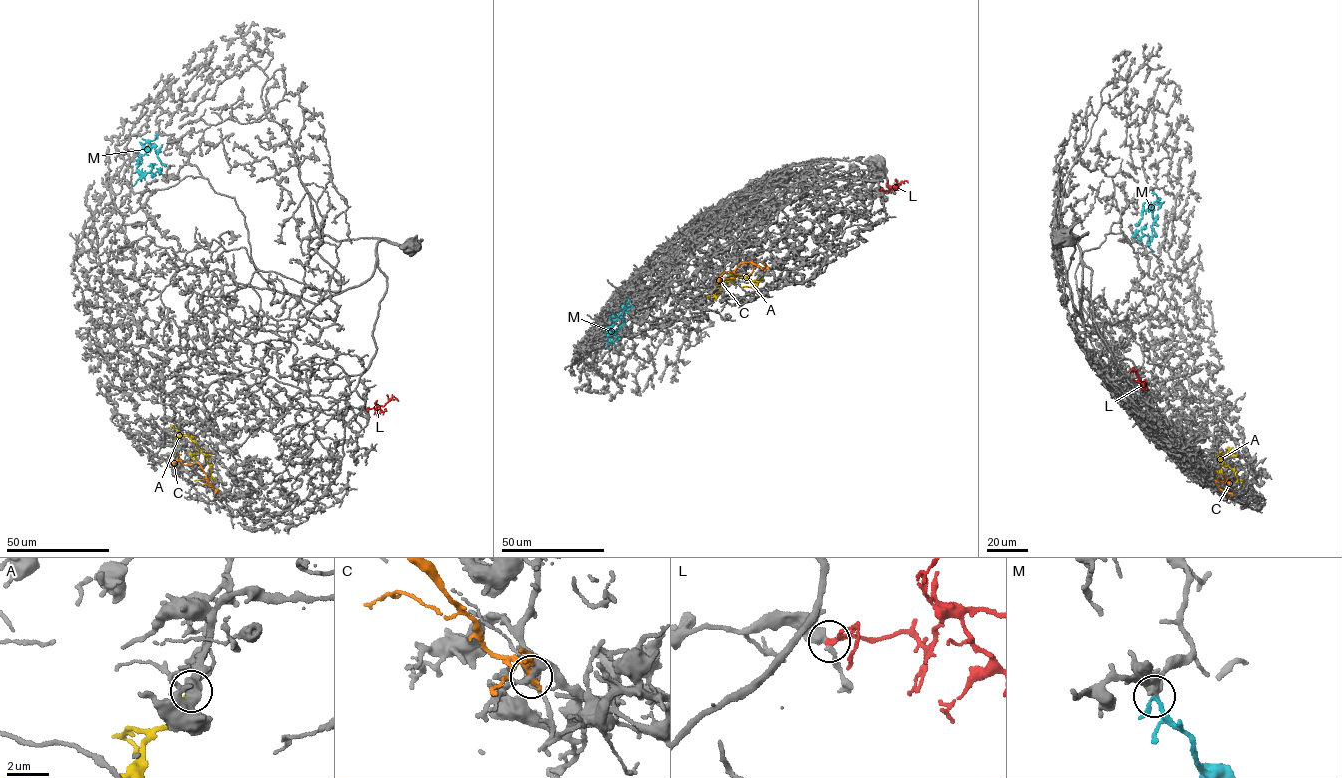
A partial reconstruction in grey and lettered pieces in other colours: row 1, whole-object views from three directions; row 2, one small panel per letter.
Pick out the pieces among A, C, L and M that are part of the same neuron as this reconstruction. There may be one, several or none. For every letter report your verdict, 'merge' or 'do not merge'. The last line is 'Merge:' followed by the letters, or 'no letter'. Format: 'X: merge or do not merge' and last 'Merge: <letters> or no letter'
A: do not merge
C: do not merge
L: do not merge
M: merge
Merge: M

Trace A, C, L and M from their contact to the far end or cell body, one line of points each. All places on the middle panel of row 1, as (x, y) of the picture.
A: (762, 277), (754, 282), (733, 275), (717, 292), (706, 296)
C: (768, 268), (763, 269), (750, 261), (740, 263), (733, 272), (722, 275), (722, 282)
L: (880, 190), (889, 191), (905, 180), (908, 182)
M: (619, 337), (613, 341), (617, 333), (608, 331), (607, 326), (614, 324), (624, 309)

